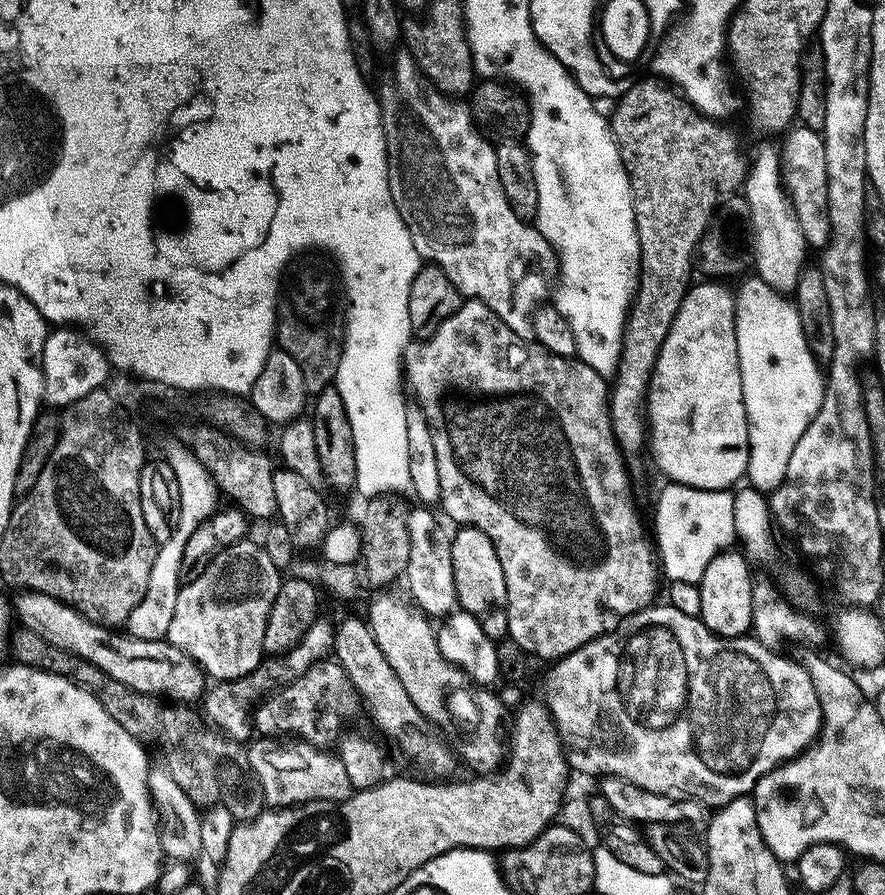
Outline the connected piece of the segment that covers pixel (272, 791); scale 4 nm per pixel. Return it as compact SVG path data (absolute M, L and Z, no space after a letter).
M256 738L246 751L248 767L265 805L290 808L311 800L344 800L354 791L346 766L342 766L335 751L318 748L299 738Z

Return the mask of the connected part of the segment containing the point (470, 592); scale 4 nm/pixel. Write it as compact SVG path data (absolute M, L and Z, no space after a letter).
M460 526L451 533L450 562L454 562L454 582L456 586L456 599L463 611L474 614L478 624L486 634L497 642L508 635L508 599L506 598L506 574L502 570L502 562L498 562L498 550L494 550L494 542L482 534L482 530L471 526Z

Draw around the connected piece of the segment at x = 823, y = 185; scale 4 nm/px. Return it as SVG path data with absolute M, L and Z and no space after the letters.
M796 126L784 138L784 148L782 144L779 149L780 162L784 173L784 188L788 192L788 197L792 200L796 217L800 219L806 242L813 249L823 250L828 245L828 239L830 238L824 137L817 129Z

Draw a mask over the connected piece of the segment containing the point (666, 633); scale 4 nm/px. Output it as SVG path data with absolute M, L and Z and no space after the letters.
M656 602L651 608L643 608L627 616L613 632L594 638L586 647L574 650L568 656L561 656L549 667L552 669L548 672L542 696L552 721L556 723L560 740L568 753L568 767L573 773L585 772L588 776L598 775L600 778L619 776L621 780L642 786L642 790L663 796L699 800L705 806L719 806L729 804L739 796L749 795L766 773L815 744L824 727L822 706L818 702L814 682L803 663L799 659L791 660L788 656L776 655L780 654L767 648L755 635L716 636L701 622L699 616L684 614L667 602Z

